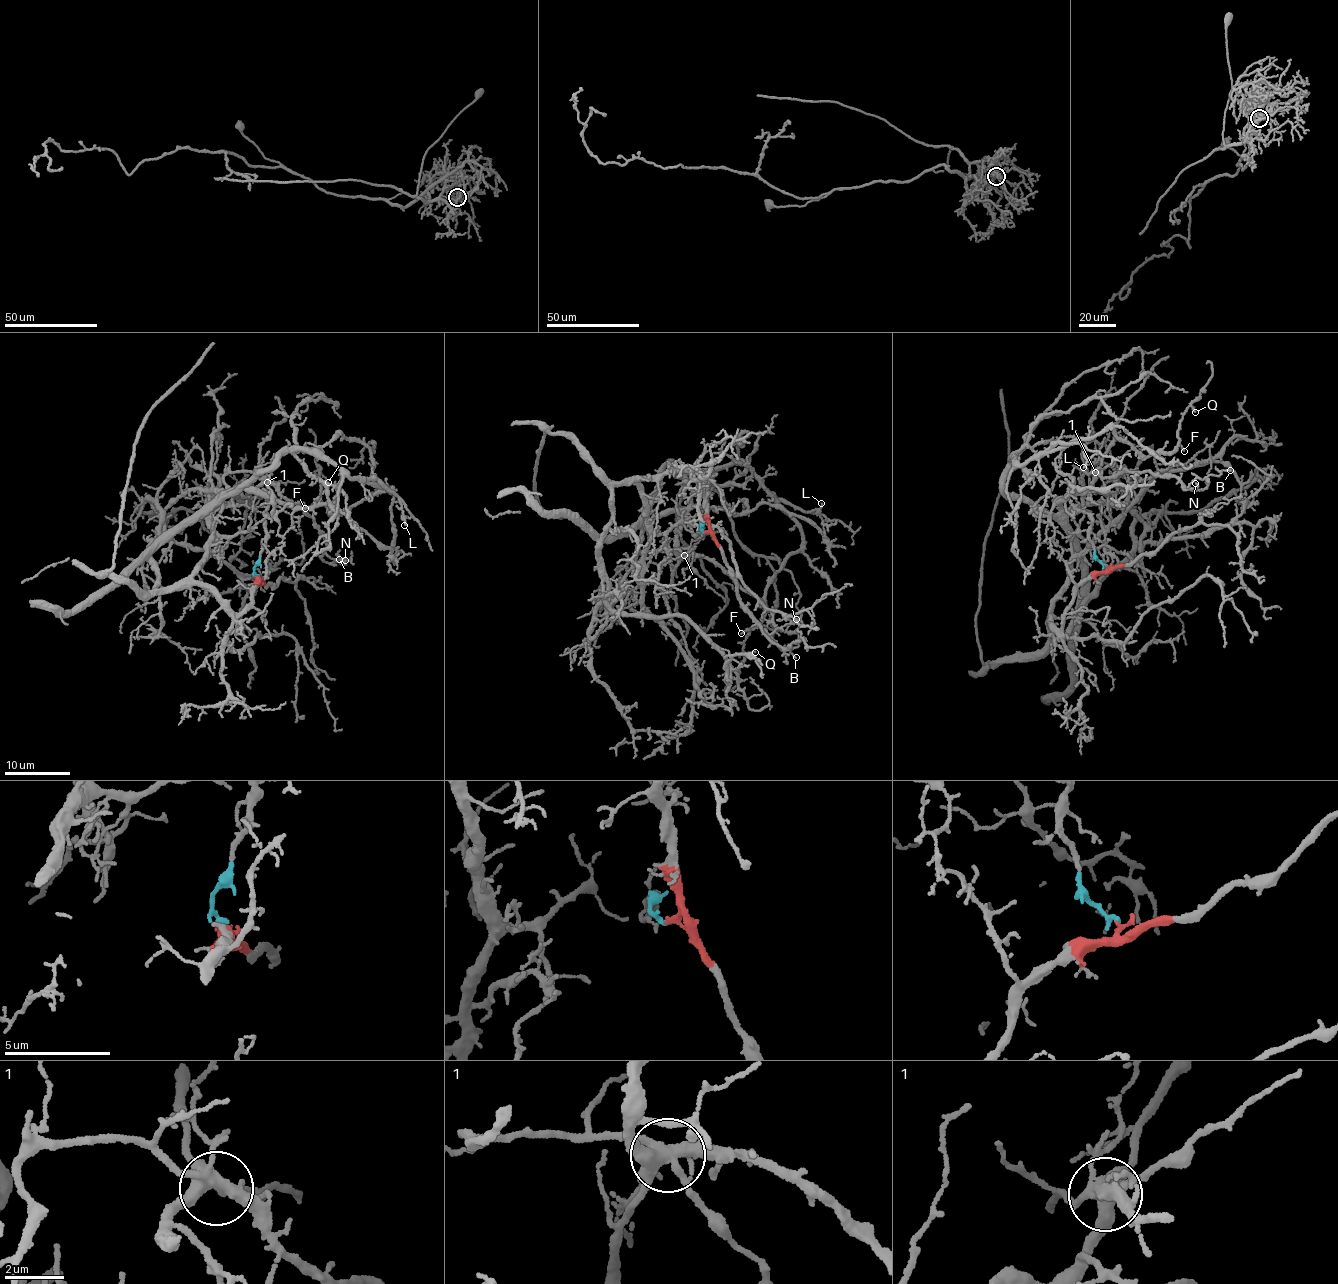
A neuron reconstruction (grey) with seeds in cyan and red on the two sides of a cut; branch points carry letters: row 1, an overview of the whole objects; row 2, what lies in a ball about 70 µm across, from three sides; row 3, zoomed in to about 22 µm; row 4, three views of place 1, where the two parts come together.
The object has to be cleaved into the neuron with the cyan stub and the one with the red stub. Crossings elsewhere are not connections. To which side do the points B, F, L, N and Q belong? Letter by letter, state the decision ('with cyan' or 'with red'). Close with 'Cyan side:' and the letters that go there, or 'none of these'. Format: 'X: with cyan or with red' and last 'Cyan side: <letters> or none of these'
B: with cyan
F: with cyan
L: with cyan
N: with cyan
Q: with cyan
Cyan side: B, F, L, N, Q

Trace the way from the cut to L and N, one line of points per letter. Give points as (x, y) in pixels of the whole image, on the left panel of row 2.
L: (256, 575), (269, 498), (229, 492), (291, 449), (379, 480), (398, 498), (404, 524)
N: (256, 575), (269, 499), (256, 490), (265, 482), (311, 515), (329, 558), (343, 564), (345, 559)

